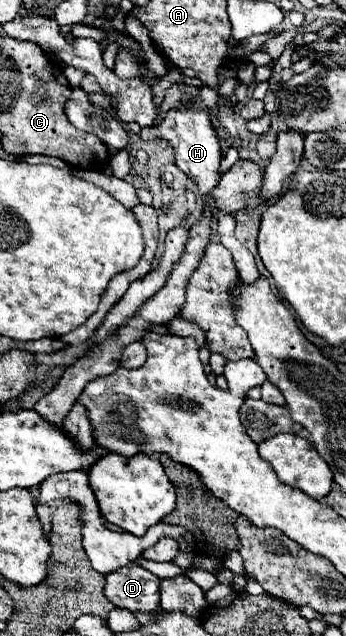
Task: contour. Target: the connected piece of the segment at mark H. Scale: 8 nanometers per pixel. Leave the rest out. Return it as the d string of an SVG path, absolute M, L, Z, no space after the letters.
M193 99L189 101L189 105L169 109L163 123L155 127L155 129L150 129L150 127L142 128L140 137L146 141L156 138L167 139L171 143L173 151L175 151L175 165L183 173L187 173L189 177L195 179L195 185L197 185L201 197L205 199L205 195L209 191L213 191L213 187L217 185L217 179L219 179L219 163L221 163L219 141L217 141L217 135L215 135L215 131L211 127L209 113L203 111Z

